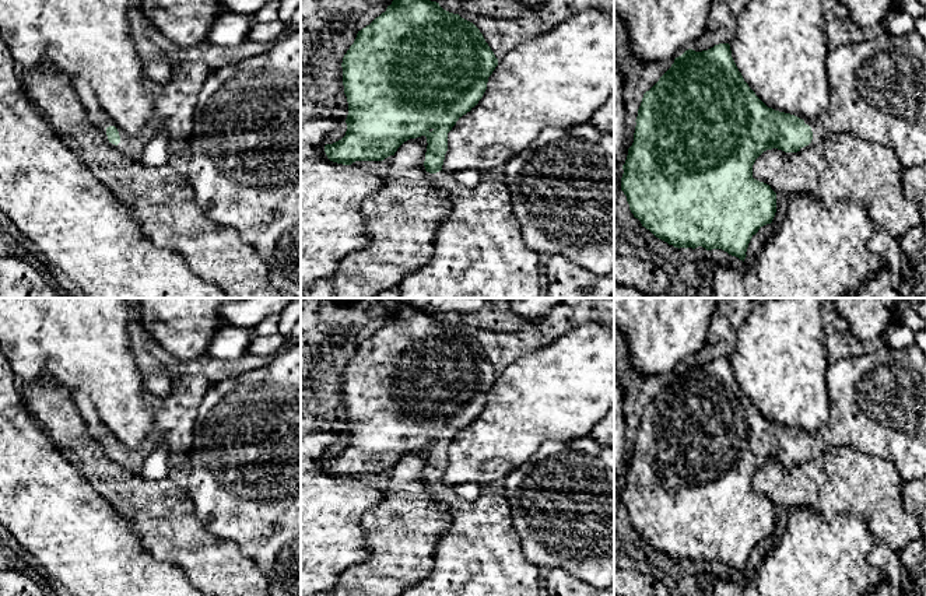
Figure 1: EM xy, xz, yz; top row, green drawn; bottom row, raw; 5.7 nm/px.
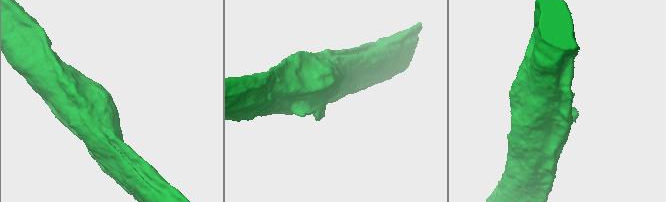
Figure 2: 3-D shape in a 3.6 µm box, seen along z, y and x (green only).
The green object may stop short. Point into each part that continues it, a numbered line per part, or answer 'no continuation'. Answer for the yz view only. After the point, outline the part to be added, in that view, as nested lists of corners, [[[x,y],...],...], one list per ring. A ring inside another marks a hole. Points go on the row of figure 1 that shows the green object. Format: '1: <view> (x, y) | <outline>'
1: yz (877, 87) | [[[912,31],[901,36],[878,32],[874,39],[860,43],[849,42],[848,45],[832,48],[827,56],[827,77],[831,84],[831,104],[829,108],[811,126],[813,143],[817,143],[831,134],[853,133],[864,141],[880,144],[892,150],[897,154],[902,169],[926,162],[926,39],[923,39],[919,32]]]

